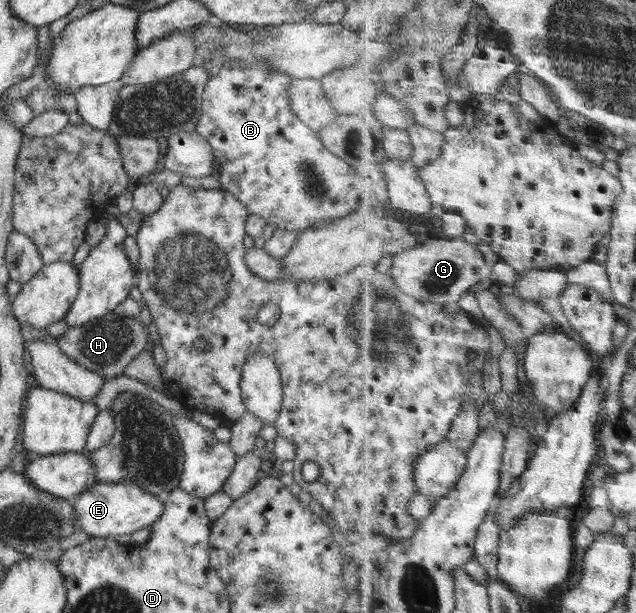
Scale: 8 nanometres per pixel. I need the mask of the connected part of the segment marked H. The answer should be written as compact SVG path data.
M113 311L81 326L69 326L63 335L56 338L56 343L63 354L79 366L97 372L105 379L118 377L141 352L151 352L157 346L139 317L123 317Z

